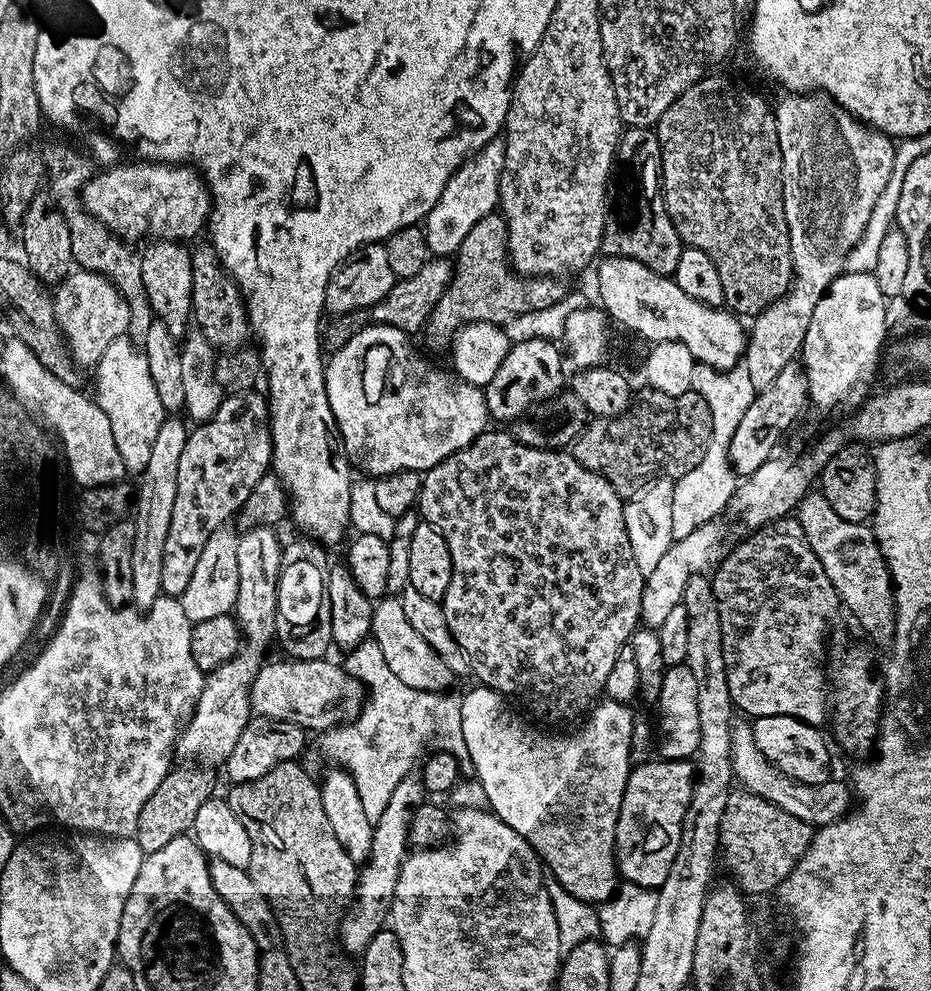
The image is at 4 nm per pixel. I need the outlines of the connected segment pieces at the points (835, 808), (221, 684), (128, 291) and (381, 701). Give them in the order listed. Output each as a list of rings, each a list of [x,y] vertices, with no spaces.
[[[746,720],[741,721],[735,721],[731,728],[729,754],[733,777],[741,787],[756,796],[766,798],[774,806],[786,810],[786,814],[794,814],[794,818],[813,826],[832,824],[835,820],[849,815],[854,804],[854,793],[845,781],[843,784],[840,780],[829,778],[820,784],[803,784],[790,779],[754,742],[751,723]]]
[[[272,526],[249,528],[240,536],[238,542],[238,598],[234,615],[242,633],[242,647],[236,655],[231,656],[222,666],[207,673],[204,689],[196,707],[186,723],[180,729],[174,749],[177,757],[185,756],[188,762],[212,762],[208,760],[227,761],[228,756],[238,746],[238,738],[242,738],[242,730],[246,730],[249,720],[253,719],[252,683],[260,667],[265,663],[264,651],[276,640],[276,603],[278,602],[278,582],[280,570],[284,562],[282,543],[276,537],[277,529]]]
[[[110,230],[105,232],[70,232],[70,250],[72,251],[72,259],[85,272],[103,272],[120,293],[124,295],[124,300],[128,304],[130,310],[130,322],[128,323],[127,335],[133,341],[143,341],[146,330],[150,330],[153,322],[152,307],[146,298],[146,286],[142,286],[142,266],[140,265],[140,257],[134,251],[131,252],[129,245],[123,239],[114,234],[110,234]]]
[[[372,637],[362,641],[345,656],[347,658],[343,660],[342,666],[364,685],[368,693],[359,714],[351,722],[327,729],[321,735],[320,750],[330,760],[329,763],[352,774],[366,816],[373,824],[382,816],[398,783],[415,769],[432,738],[447,742],[444,744],[445,751],[458,758],[463,775],[474,774],[472,759],[462,733],[462,700],[459,693],[422,690],[408,684],[392,668],[383,649]]]

